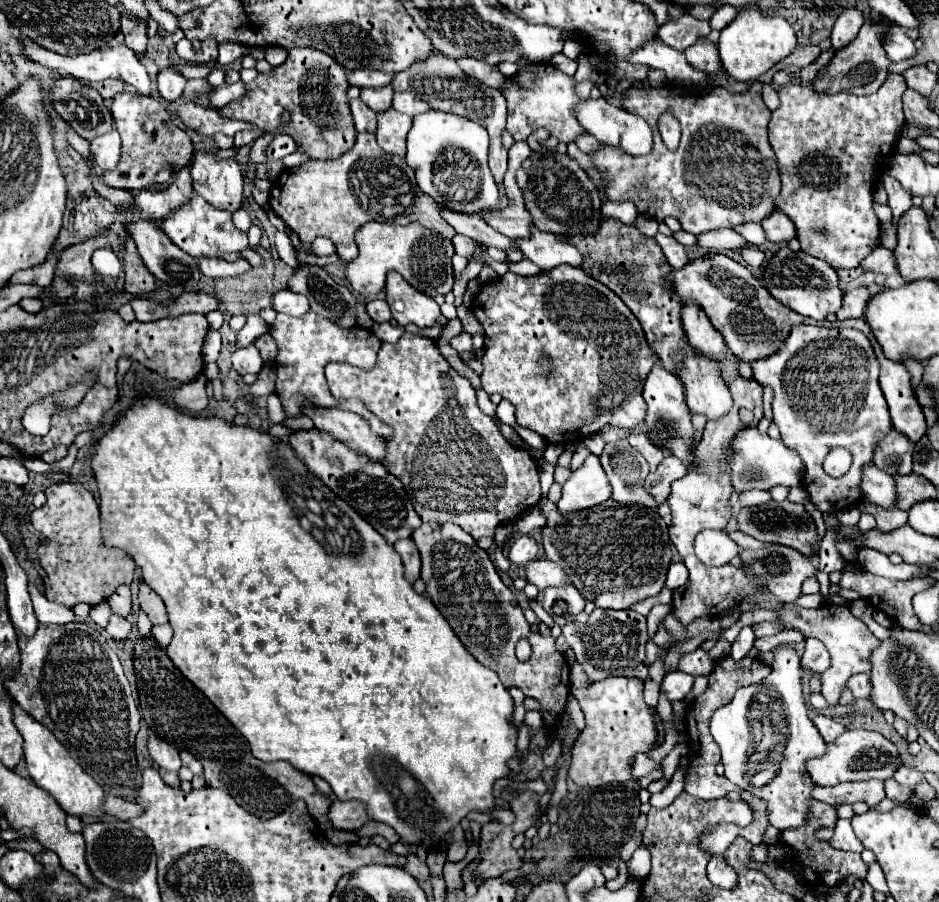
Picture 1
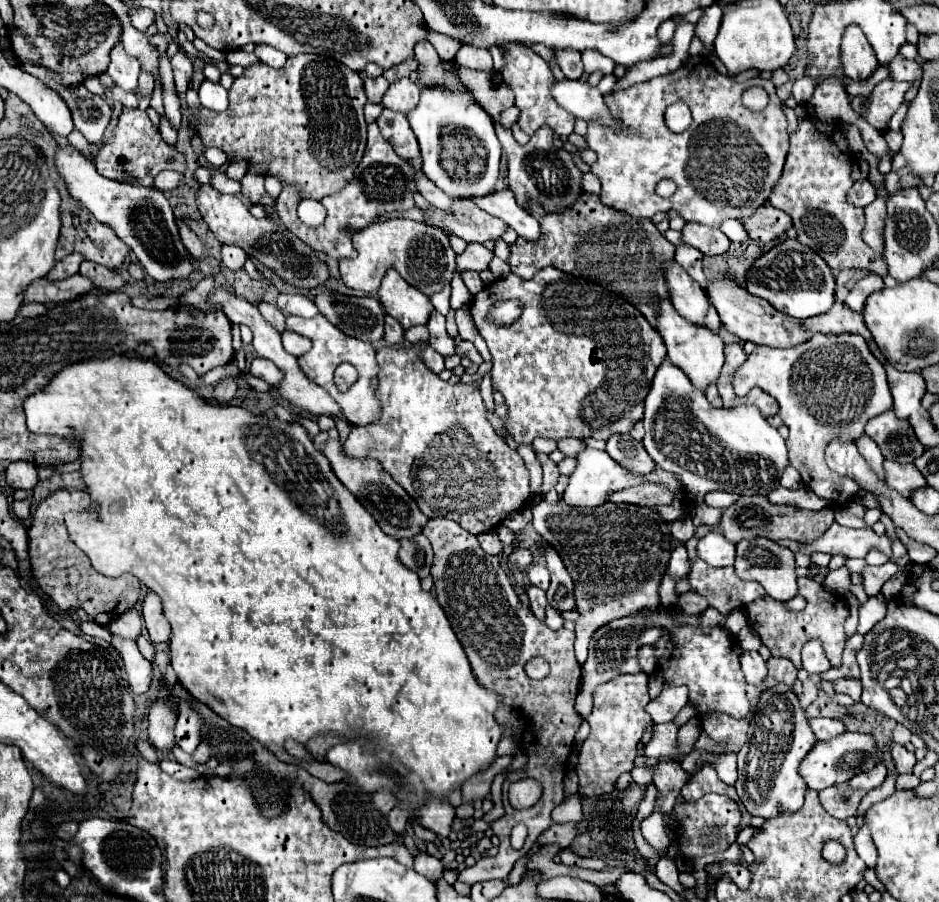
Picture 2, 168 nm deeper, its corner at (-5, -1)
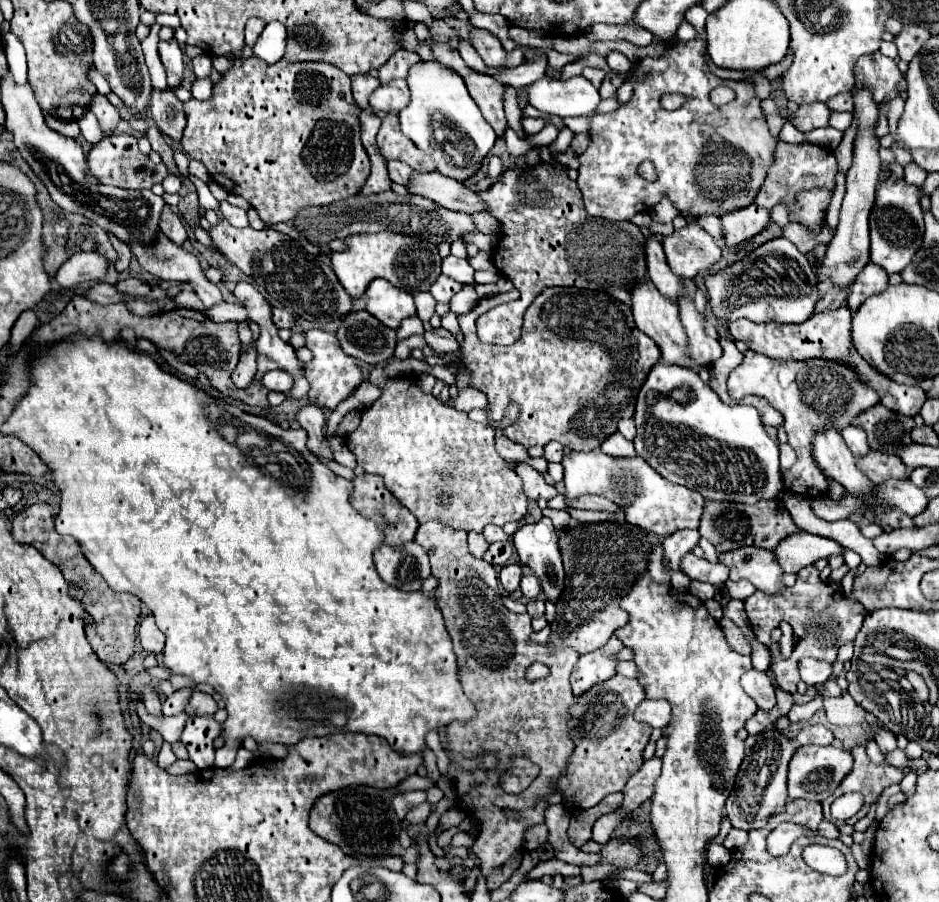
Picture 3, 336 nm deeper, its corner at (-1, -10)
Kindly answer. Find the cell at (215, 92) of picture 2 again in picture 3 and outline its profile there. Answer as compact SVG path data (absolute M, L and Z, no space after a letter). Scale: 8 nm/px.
M196 80L192 86L192 96L196 100L208 100L212 96L212 82L210 80Z

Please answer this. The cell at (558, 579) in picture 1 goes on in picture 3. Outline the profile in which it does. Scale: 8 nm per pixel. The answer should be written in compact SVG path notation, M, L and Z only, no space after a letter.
M526 574L526 576L522 578L522 582L520 582L520 590L522 590L522 594L524 594L528 600L538 598L540 592L542 592L540 582L538 582L538 578L536 578L534 574Z

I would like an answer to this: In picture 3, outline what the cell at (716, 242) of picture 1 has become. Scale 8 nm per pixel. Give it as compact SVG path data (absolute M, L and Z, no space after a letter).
M698 222L674 230L672 236L664 238L662 246L672 272L682 278L706 274L722 258L720 244Z

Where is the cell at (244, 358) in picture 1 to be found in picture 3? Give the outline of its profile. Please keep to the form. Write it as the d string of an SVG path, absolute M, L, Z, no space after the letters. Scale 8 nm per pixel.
M268 370L260 376L260 384L268 390L276 392L288 392L292 388L292 378L284 370Z

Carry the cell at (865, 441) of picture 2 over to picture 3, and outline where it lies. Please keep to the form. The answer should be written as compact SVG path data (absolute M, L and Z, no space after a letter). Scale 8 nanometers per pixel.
M848 426L848 428L844 428L844 430L842 430L842 438L844 438L846 446L852 450L852 454L854 454L856 458L866 456L866 454L870 452L866 434L864 434L860 428L856 428L856 426Z

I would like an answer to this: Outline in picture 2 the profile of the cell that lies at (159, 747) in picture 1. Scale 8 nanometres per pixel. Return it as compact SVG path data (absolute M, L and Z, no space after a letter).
M160 699L154 701L148 713L148 735L150 735L150 743L162 751L162 753L170 753L170 747L174 743L174 725L176 725L176 713L174 713L174 705L170 703L170 699Z

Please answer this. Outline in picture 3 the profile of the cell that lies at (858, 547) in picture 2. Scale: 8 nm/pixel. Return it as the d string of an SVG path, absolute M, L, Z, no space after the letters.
M808 532L792 534L780 544L782 546L778 546L774 552L784 572L800 572L804 566L810 566L816 560L828 560L844 554L844 548L838 542Z

